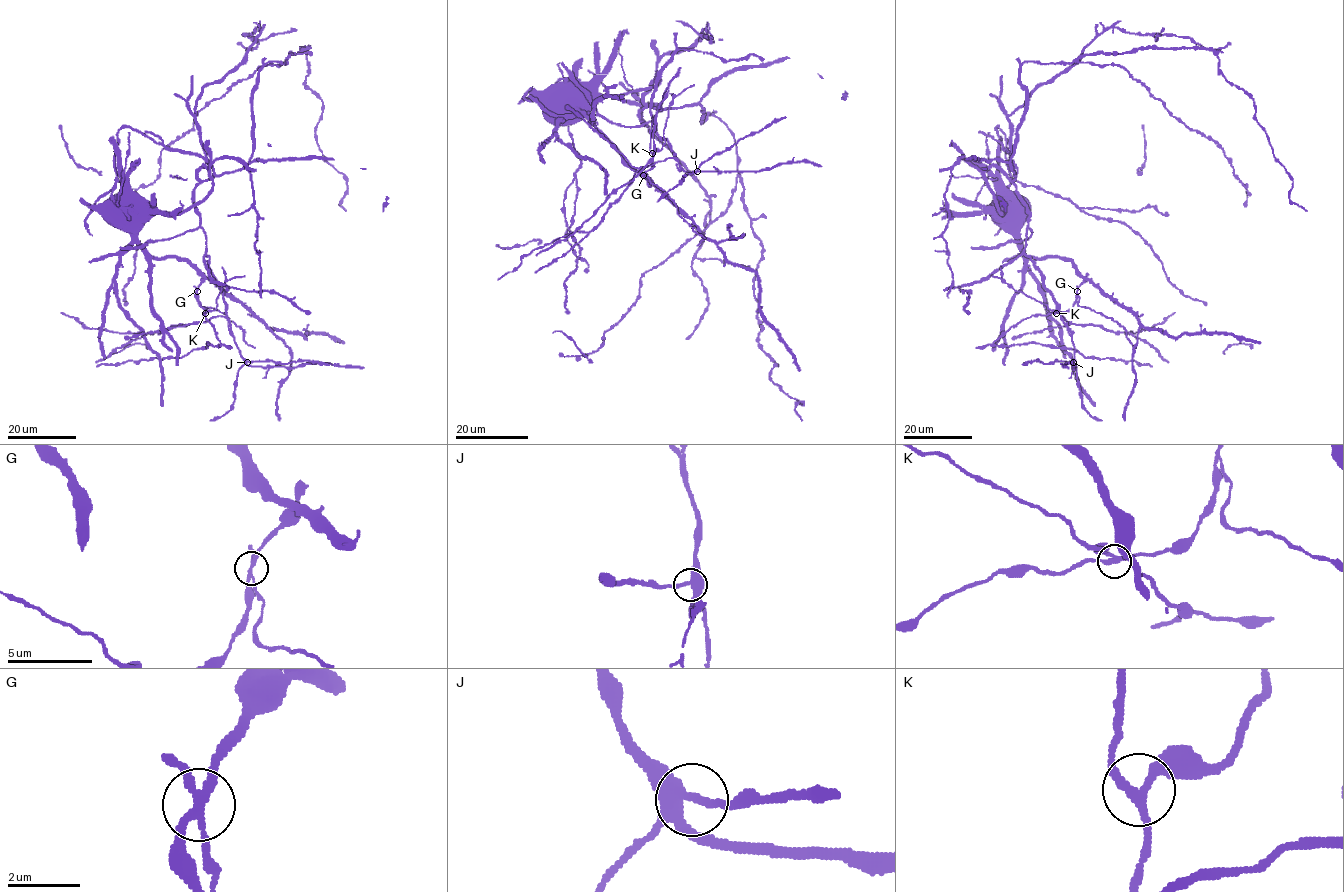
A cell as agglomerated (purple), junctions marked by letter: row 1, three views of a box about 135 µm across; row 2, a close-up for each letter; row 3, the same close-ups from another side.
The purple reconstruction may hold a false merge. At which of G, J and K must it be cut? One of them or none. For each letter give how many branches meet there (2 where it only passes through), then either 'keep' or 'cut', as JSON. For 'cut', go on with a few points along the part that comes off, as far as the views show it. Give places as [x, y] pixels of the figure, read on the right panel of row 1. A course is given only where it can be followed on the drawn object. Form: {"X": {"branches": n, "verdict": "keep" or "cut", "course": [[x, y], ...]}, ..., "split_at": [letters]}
{"G": {"branches": 4, "verdict": "cut", "course": [[1077, 291], [1080, 306], [1121, 326], [1136, 348]]}, "J": {"branches": 4, "verdict": "keep"}, "K": {"branches": 3, "verdict": "keep"}, "split_at": ["G"]}

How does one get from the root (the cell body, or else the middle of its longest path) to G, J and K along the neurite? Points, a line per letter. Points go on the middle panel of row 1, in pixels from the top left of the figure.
G: (572, 88), (574, 82), (578, 86), (578, 108), (634, 169), (643, 175)
J: (572, 88), (622, 94), (653, 87), (657, 76), (639, 119), (653, 118), (680, 166), (697, 171)
K: (572, 88), (574, 82), (578, 108), (649, 182), (642, 174), (651, 167), (652, 153)

